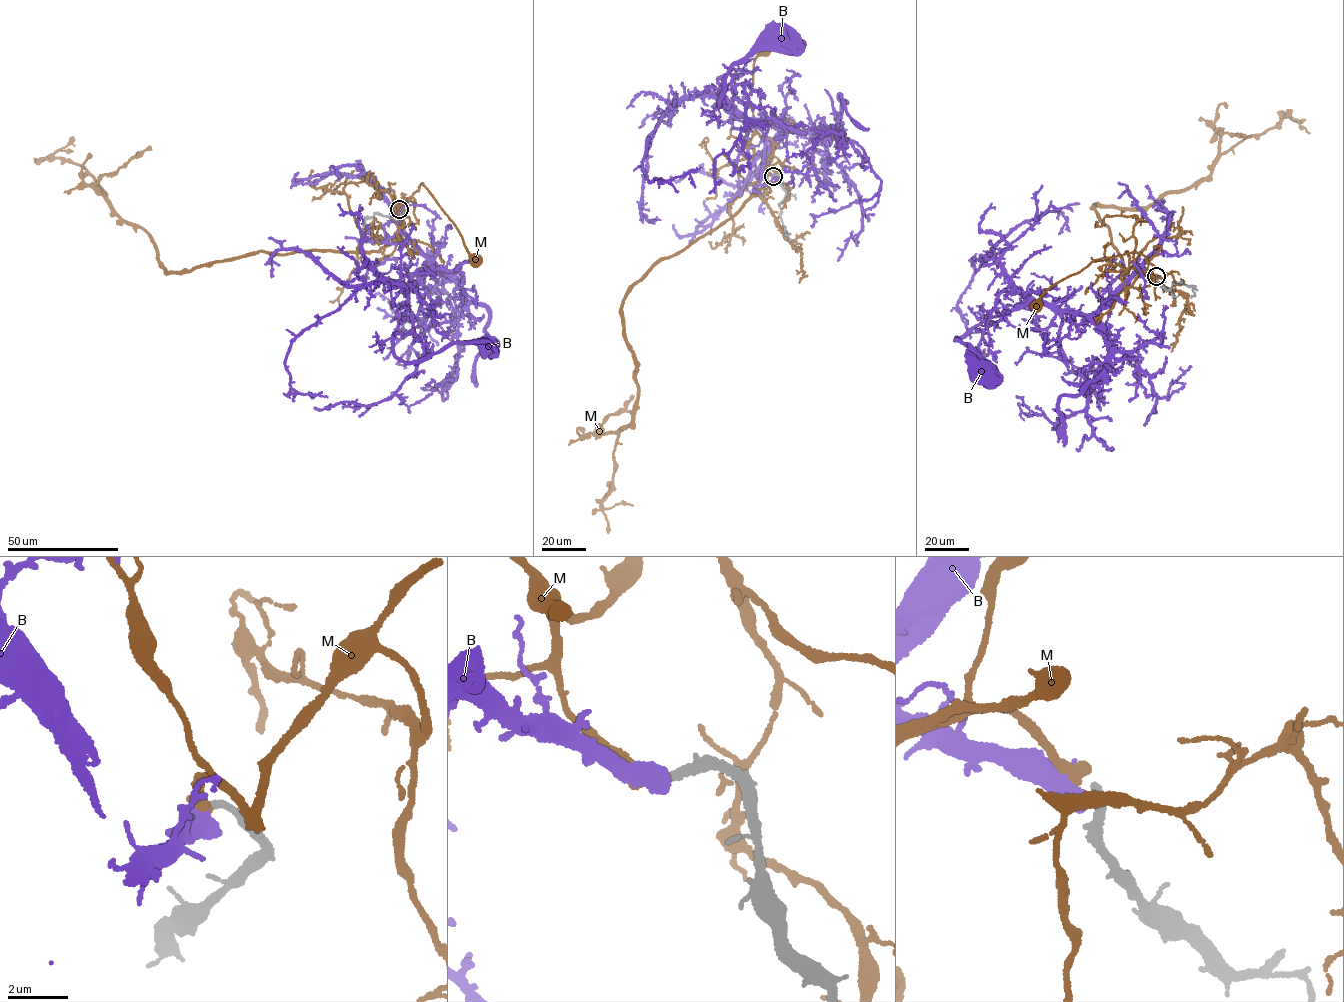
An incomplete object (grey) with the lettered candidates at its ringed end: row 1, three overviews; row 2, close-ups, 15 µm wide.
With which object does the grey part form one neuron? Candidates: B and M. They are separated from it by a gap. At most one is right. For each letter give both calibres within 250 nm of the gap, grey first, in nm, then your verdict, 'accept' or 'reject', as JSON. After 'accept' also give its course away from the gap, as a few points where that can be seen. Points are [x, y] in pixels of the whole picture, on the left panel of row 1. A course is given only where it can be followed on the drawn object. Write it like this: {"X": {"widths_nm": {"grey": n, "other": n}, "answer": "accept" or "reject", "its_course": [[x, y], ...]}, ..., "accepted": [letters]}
{"B": {"widths_nm": {"grey": 240, "other": 750}, "answer": "reject"}, "M": {"widths_nm": {"grey": 240, "other": 480}, "answer": "accept", "its_course": [[399, 209], [403, 208], [422, 183], [454, 223], [474, 260]]}, "accepted": ["M"]}

